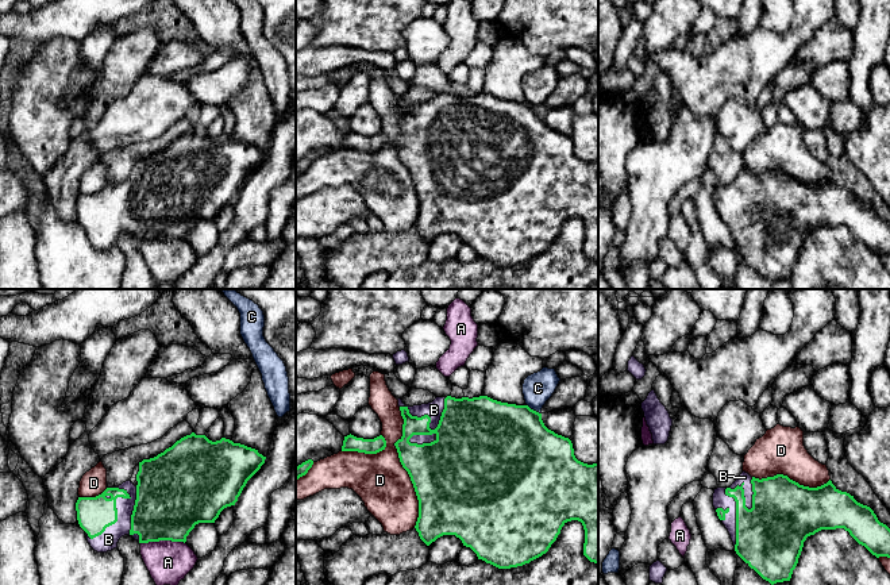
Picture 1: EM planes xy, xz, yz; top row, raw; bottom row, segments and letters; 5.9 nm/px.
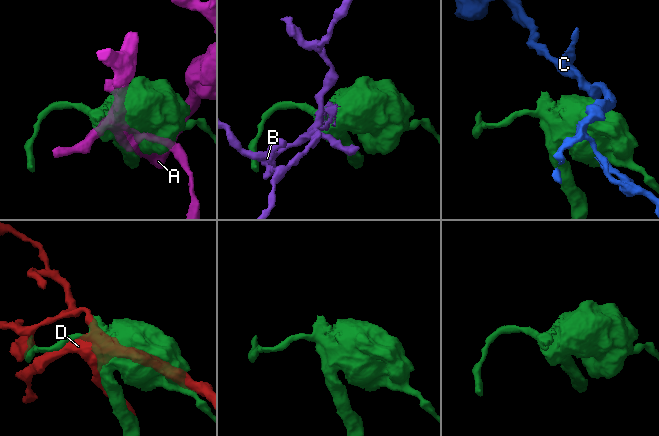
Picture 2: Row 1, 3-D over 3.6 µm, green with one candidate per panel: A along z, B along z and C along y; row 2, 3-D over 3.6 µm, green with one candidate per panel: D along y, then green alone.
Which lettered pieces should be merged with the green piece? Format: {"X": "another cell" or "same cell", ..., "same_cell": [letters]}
{"A": "another cell", "B": "same cell", "C": "another cell", "D": "another cell", "same_cell": ["B"]}

